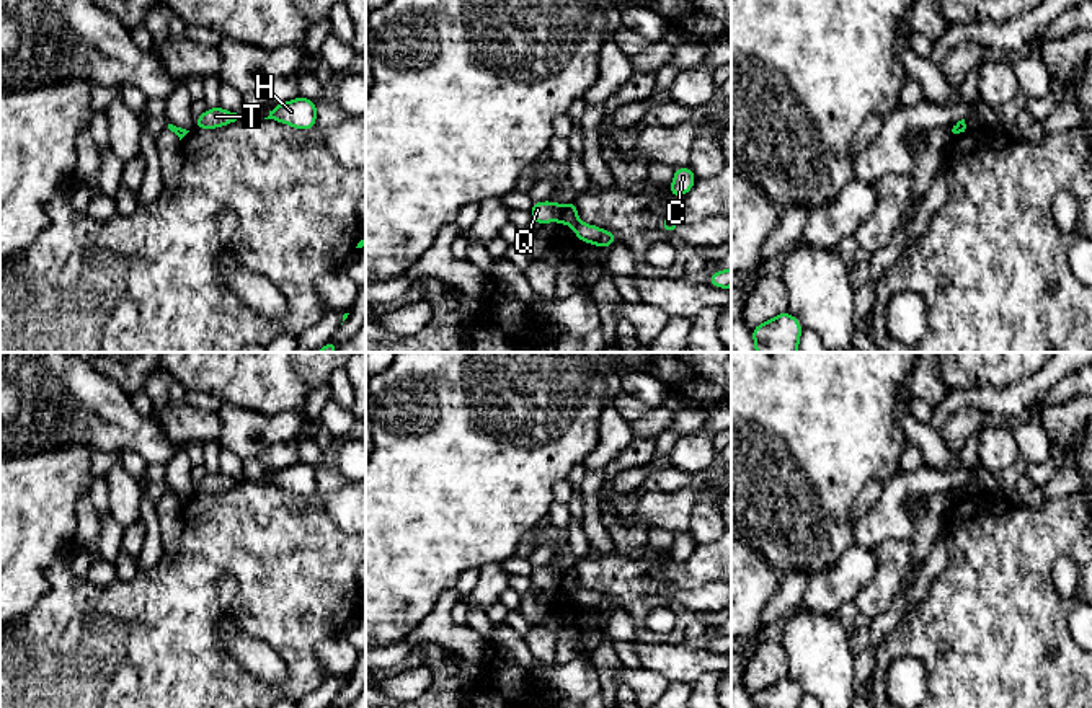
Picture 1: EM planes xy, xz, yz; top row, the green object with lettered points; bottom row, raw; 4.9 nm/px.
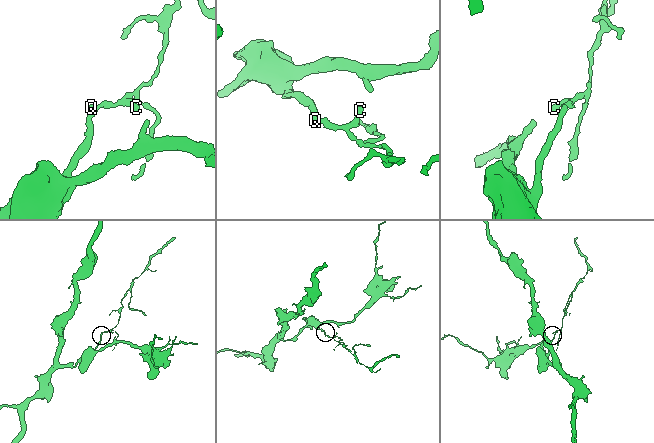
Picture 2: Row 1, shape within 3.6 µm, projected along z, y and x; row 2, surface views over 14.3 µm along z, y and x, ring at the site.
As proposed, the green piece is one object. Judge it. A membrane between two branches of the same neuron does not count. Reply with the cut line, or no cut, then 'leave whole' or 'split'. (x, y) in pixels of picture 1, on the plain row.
cut xz (562, 571), (559, 586); split

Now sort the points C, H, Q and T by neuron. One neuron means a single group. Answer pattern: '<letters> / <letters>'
C H T / Q

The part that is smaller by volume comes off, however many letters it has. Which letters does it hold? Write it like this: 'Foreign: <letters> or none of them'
Foreign: C, H, T

